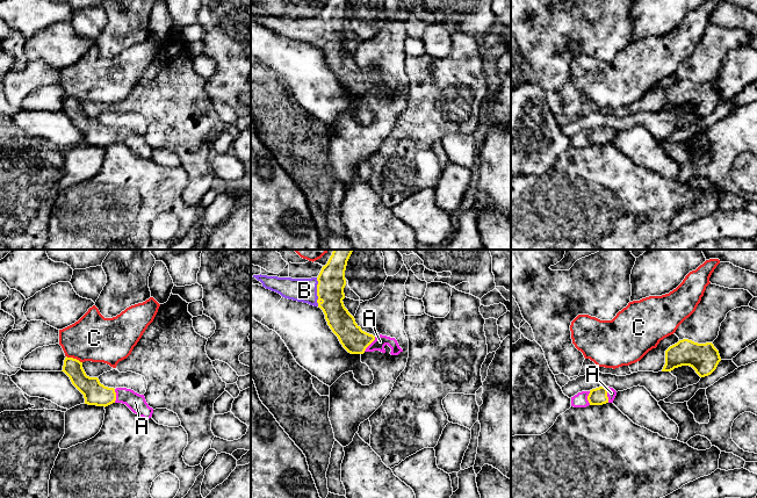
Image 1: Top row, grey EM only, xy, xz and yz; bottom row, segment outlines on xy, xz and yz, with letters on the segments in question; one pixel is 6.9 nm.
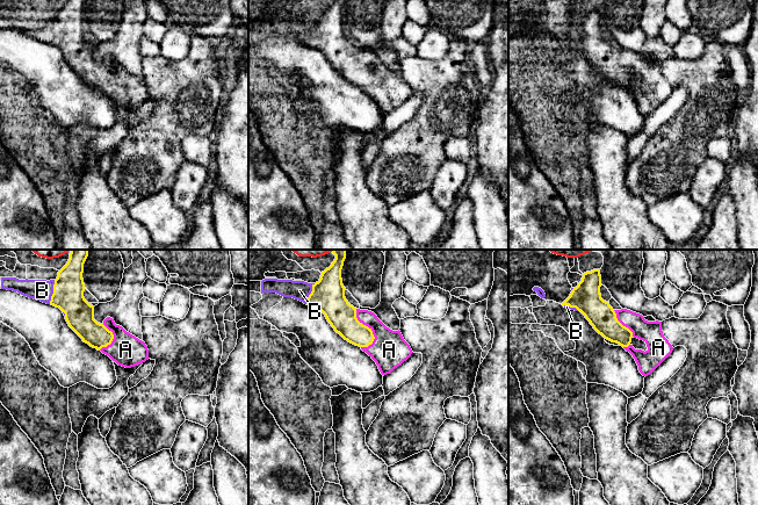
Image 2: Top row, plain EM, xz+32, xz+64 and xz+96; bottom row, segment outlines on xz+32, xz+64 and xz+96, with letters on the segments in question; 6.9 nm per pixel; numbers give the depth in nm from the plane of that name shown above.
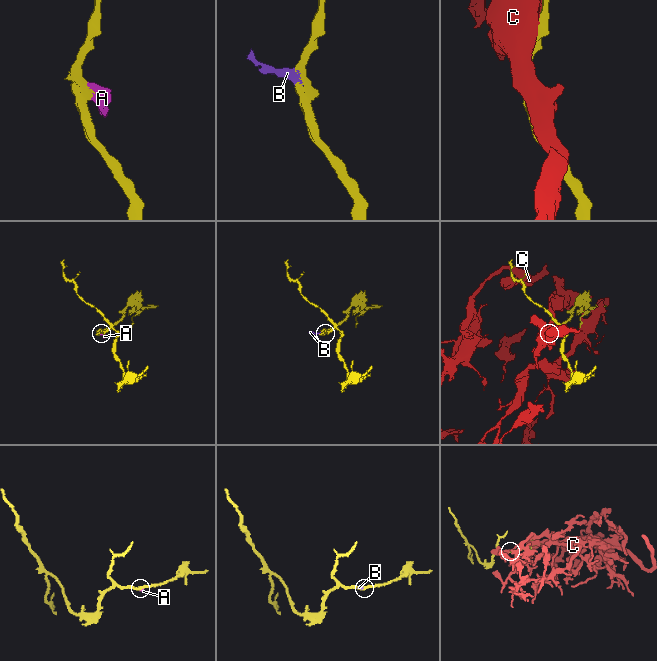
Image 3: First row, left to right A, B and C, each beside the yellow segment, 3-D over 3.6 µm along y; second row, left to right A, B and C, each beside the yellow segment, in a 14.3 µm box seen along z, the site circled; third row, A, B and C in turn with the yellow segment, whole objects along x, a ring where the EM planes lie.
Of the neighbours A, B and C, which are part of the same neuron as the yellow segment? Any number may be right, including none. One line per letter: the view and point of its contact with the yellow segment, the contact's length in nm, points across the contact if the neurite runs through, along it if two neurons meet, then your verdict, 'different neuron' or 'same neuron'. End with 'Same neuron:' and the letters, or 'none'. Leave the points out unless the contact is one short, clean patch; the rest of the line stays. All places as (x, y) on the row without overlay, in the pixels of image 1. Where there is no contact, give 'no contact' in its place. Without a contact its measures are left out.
A: meets yellow in yz at (606, 135); contact 110 nm long; runs through yz (598, 136), (606, 135), (611, 132); same neuron
B: meets yellow in xz at (317, 31); contact 200 nm long; runs through xz (331, 20), (317, 31), (304, 30); same neuron
C: meets yellow in xy at (74, 99); contact 120 nm long; different neuron
Same neuron: A, B

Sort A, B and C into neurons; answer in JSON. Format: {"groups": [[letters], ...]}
{"groups": [["A", "B"], ["C"]]}

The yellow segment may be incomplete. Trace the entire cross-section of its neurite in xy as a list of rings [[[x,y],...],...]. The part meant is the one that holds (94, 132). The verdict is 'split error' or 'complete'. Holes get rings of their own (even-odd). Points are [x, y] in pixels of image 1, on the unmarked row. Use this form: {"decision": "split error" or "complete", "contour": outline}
{"decision": "split error", "contour": [[[65,98],[63,110],[72,124],[84,135],[85,144],[108,146],[113,143],[125,144],[134,153],[150,159],[153,149],[149,146],[144,135],[127,128],[108,128],[100,123],[98,117],[86,115],[82,102],[73,98]]]}

